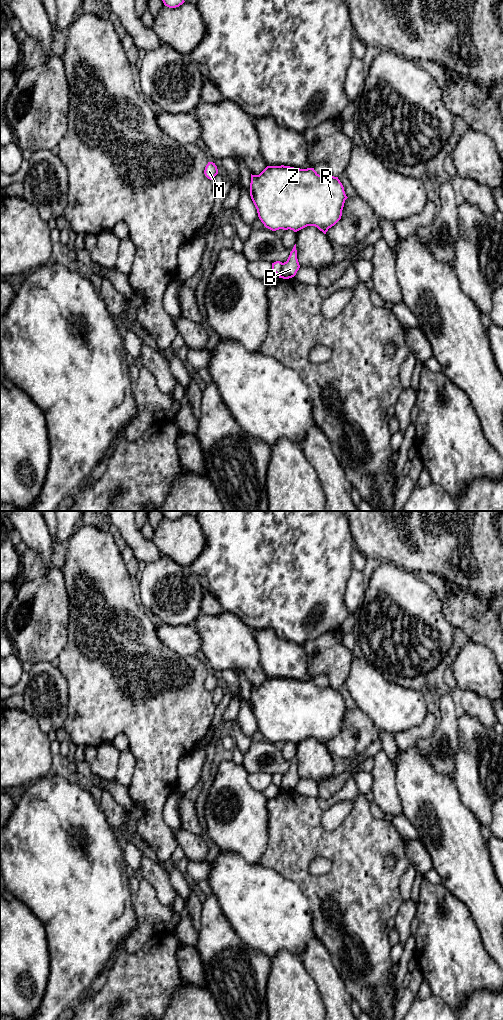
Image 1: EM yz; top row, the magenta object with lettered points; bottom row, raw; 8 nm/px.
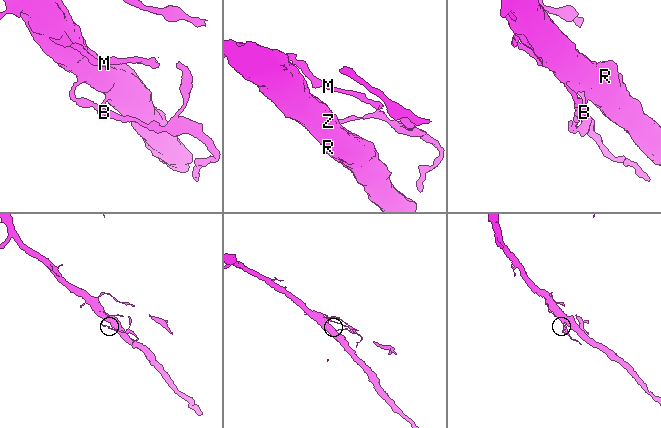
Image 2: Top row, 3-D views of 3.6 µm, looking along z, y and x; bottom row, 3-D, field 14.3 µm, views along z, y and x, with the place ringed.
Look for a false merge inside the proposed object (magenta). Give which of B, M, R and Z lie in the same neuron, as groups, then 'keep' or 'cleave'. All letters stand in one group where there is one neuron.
B R Z / M; cleave

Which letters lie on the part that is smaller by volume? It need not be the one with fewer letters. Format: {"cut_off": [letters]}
{"cut_off": ["M"]}

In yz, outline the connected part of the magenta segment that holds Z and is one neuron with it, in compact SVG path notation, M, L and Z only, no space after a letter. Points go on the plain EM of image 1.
M284 677L267 678L259 687L251 686L250 708L266 740L297 744L307 738L315 738L324 746L341 731L348 710L338 689L331 686L321 688L314 680Z

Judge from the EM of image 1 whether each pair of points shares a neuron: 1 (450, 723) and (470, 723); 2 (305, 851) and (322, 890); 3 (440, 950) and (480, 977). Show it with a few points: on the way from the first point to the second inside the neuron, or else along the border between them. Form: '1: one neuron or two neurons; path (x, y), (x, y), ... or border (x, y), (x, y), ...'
1: two neurons; border (456, 718), (458, 747)
2: one neuron; path (304, 861), (304, 873), (312, 881)
3: one neuron; path (450, 956), (459, 965), (470, 968)

